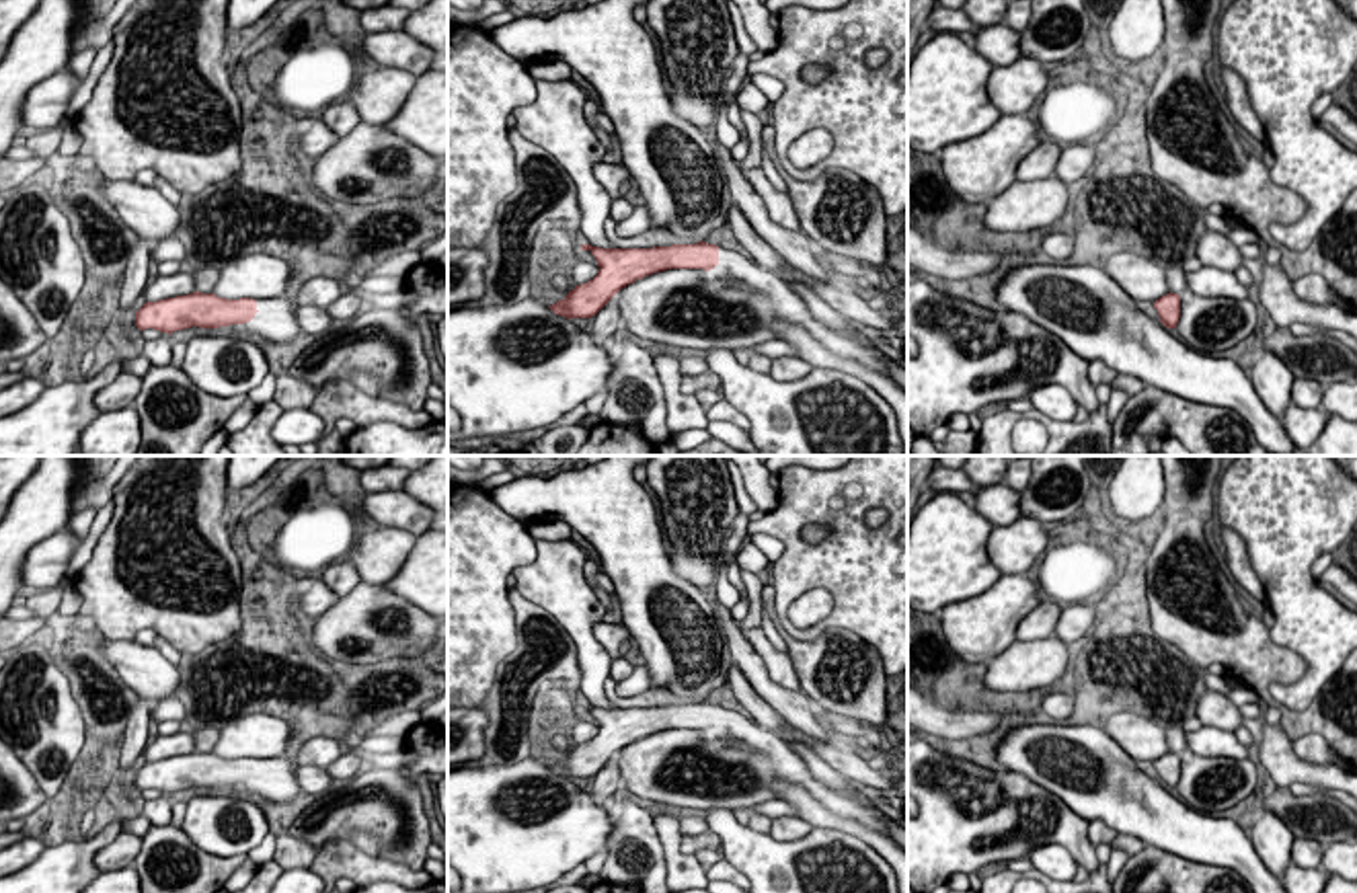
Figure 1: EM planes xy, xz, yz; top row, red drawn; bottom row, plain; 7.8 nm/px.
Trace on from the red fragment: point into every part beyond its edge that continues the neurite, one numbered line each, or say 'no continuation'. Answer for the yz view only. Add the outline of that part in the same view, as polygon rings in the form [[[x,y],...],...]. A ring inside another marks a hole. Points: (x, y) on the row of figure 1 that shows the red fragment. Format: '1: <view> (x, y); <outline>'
1: yz (1208, 325); [[[1185,289],[1180,296],[1180,318],[1176,324],[1182,341],[1211,355],[1244,341],[1258,322],[1250,300],[1205,298]]]

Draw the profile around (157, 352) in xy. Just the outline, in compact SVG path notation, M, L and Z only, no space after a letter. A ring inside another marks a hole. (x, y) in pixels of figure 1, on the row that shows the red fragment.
M158 337L158 339L146 341L142 355L152 365L164 367L164 365L170 365L172 361L170 347L172 347L170 339Z

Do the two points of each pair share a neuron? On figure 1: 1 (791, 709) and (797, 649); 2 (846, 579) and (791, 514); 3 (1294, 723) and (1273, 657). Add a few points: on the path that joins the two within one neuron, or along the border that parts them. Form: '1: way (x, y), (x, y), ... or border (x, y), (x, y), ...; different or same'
1: border (801, 688), (813, 705); different
2: way (826, 565), (818, 565), (791, 534); same
3: way (1280, 707), (1263, 692), (1263, 674); same

